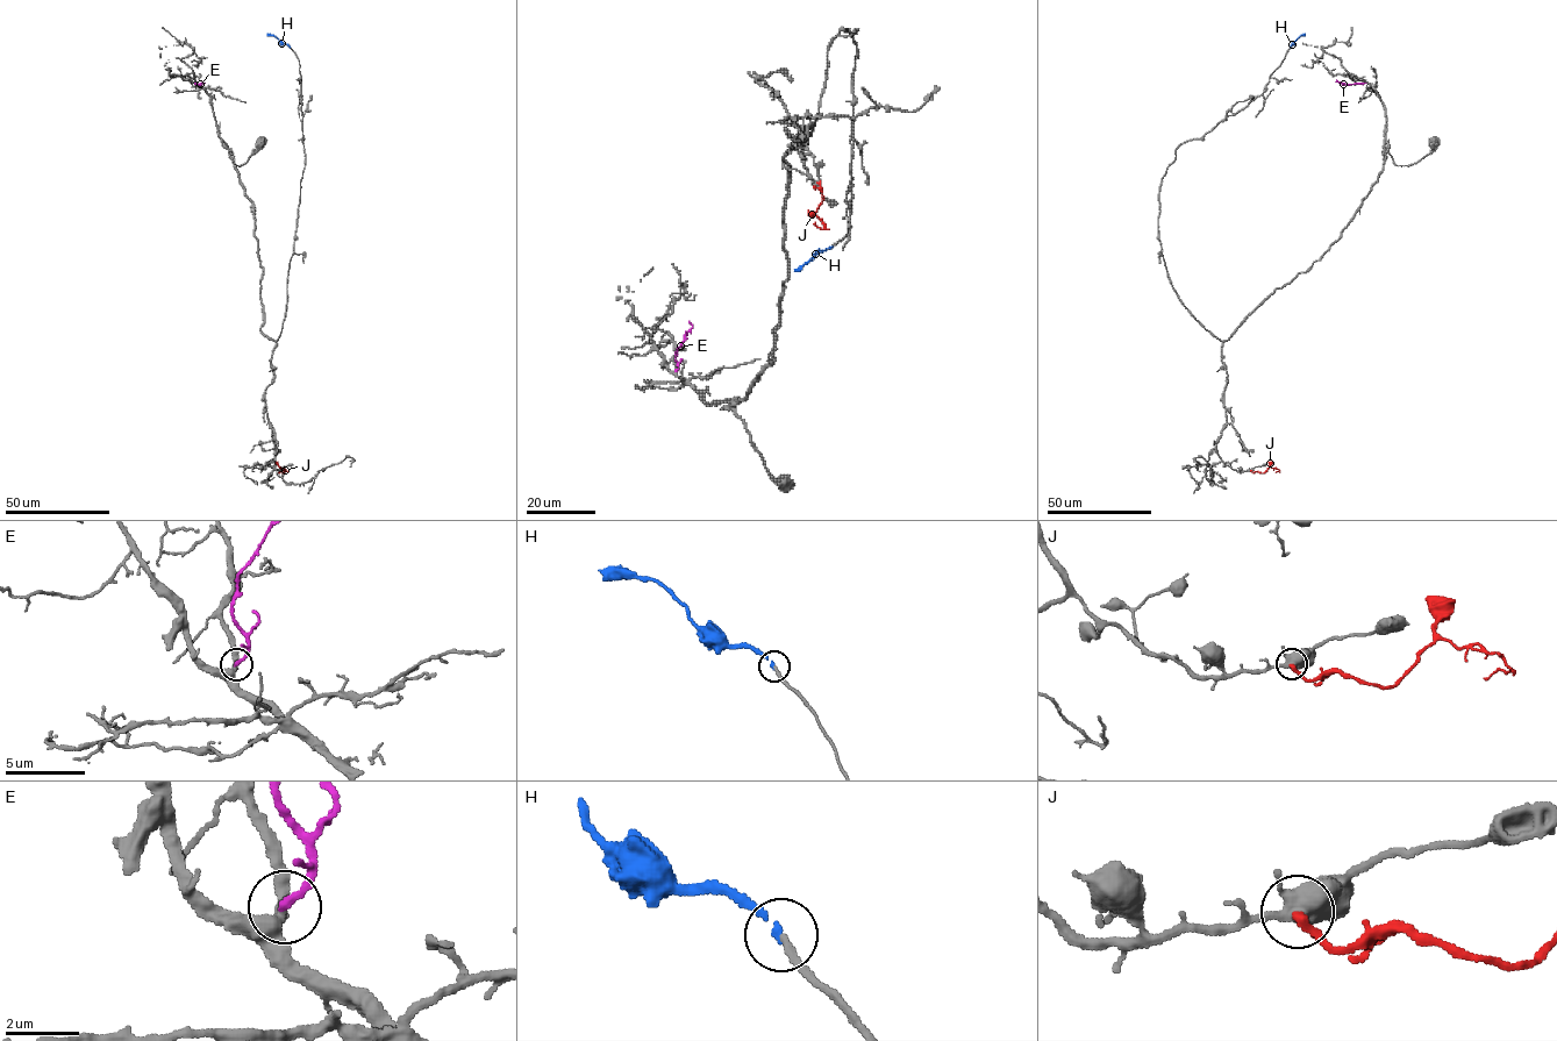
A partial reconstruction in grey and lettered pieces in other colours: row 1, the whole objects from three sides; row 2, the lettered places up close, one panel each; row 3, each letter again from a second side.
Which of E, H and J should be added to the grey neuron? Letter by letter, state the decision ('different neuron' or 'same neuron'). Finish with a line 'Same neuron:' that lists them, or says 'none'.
E: same neuron
H: same neuron
J: different neuron
Same neuron: E, H

